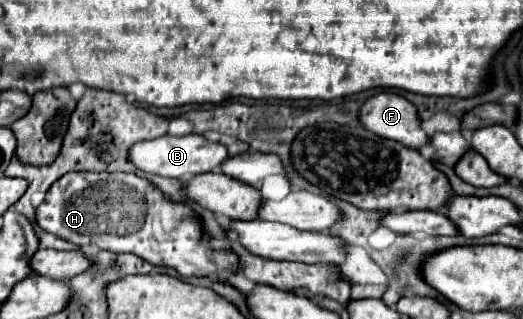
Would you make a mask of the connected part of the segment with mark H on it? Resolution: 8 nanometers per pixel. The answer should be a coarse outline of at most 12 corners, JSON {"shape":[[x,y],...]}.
{"shape":[[71,172],[39,228],[181,276],[235,272],[183,204],[125,172]]}

